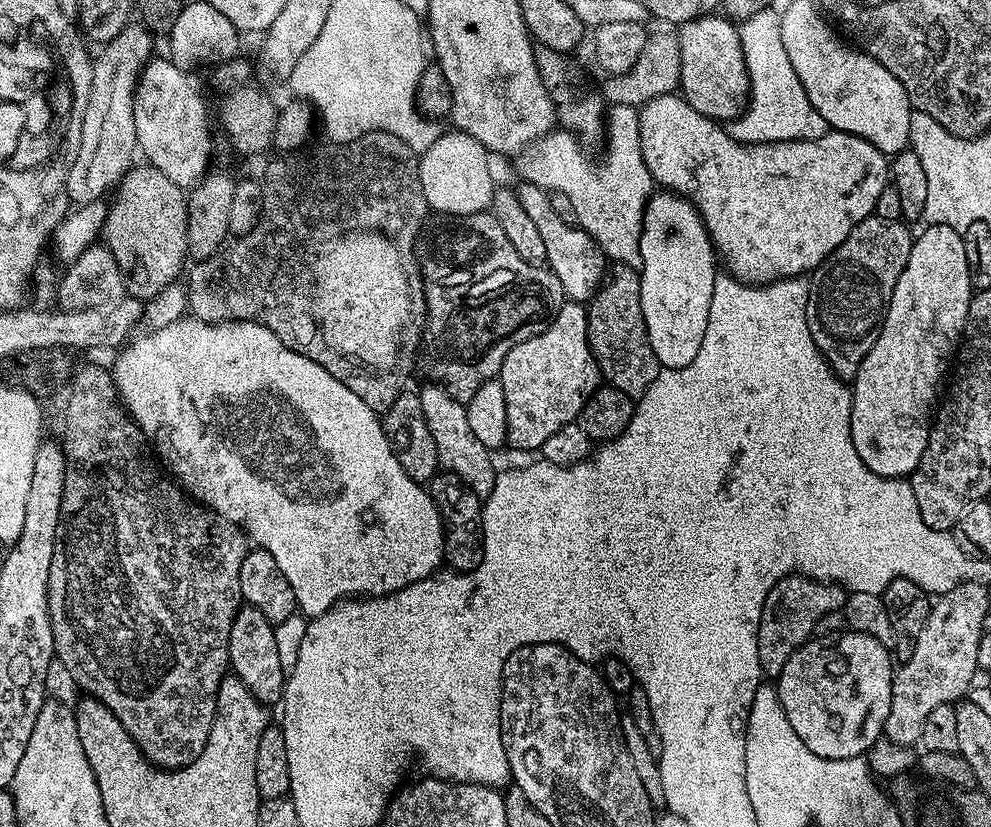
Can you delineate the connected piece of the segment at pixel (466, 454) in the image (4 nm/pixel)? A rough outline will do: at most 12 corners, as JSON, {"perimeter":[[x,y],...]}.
{"perimeter":[[441,387],[419,393],[436,463],[487,498],[498,468],[467,407]]}

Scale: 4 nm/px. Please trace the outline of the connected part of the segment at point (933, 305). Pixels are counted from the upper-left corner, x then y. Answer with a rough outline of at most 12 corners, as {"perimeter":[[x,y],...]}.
{"perimeter":[[961,233],[913,239],[850,388],[854,450],[911,477],[974,291]]}

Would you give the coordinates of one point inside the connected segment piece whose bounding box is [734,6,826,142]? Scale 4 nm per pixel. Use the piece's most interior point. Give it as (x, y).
(780, 109)

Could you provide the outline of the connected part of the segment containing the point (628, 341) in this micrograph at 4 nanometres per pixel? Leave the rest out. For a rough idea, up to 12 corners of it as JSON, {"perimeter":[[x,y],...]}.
{"perimeter":[[617,263],[587,305],[600,375],[639,398],[661,366],[640,272]]}

